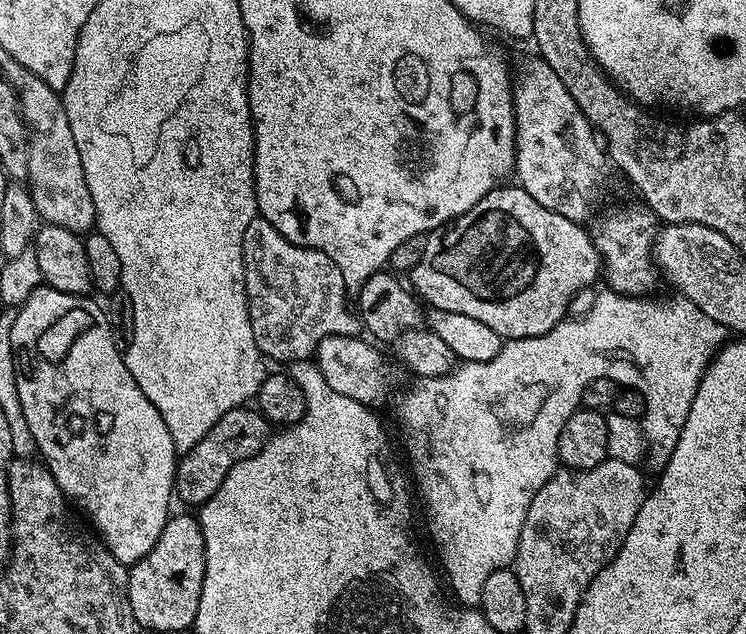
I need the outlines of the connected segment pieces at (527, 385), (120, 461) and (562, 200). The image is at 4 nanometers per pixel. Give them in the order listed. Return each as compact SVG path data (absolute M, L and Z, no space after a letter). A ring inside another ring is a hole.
M611 290L597 291L594 306L590 309L590 314L586 314L586 318L581 320L565 318L554 326L554 330L550 330L546 334L504 342L500 352L490 361L460 362L444 376L425 376L411 381L413 384L409 386L408 393L400 400L400 432L404 435L408 454L412 458L412 472L420 484L432 540L436 543L436 550L440 554L441 562L444 563L444 572L448 575L452 592L458 596L456 598L461 605L479 605L482 598L482 585L486 582L486 578L490 578L490 574L494 574L494 570L507 568L515 561L518 538L522 534L522 522L526 522L526 510L530 506L530 502L534 502L534 494L538 494L538 490L542 490L542 486L546 486L549 478L558 471L560 459L558 434L562 434L562 426L566 426L566 418L570 418L570 414L574 414L577 408L581 407L582 390L586 390L586 386L590 382L594 382L594 378L613 380L617 386L624 387L625 384L626 387L633 388L644 399L642 412L652 412L652 439L646 442L646 464L648 462L653 470L659 470L668 465L668 459L674 446L678 446L678 438L682 434L686 414L690 414L690 402L694 402L694 394L698 390L700 380L704 377L704 372L713 356L724 347L730 332L721 324L716 324L714 318L702 314L702 310L698 310L698 306L694 306L694 302L683 298L664 301L652 299L656 298L623 296Z
M41 286L34 290L34 294L30 294L30 298L26 298L24 304L17 307L10 342L13 344L13 360L16 363L18 397L26 416L26 423L34 436L39 459L50 470L54 482L58 482L65 497L88 515L89 522L93 524L91 527L98 533L102 543L108 547L110 554L114 554L114 558L118 558L118 562L122 562L125 566L137 564L143 556L150 554L150 550L154 550L154 542L158 542L158 534L162 534L162 526L166 526L168 521L170 515L168 507L171 506L172 500L174 504L178 453L174 446L174 438L170 438L170 430L166 430L166 422L162 422L162 414L153 406L150 398L142 394L142 386L138 386L138 382L134 382L134 374L130 374L121 345L116 342L112 333L107 311L101 305L99 308L88 296L75 296Z
M539 55L525 62L514 76L512 105L516 119L516 171L519 187L542 202L546 210L562 214L577 222L587 221L587 216L600 204L608 179L614 173L607 151L598 139L586 114L578 110L578 102L570 98L570 90L562 86L558 74L546 66Z

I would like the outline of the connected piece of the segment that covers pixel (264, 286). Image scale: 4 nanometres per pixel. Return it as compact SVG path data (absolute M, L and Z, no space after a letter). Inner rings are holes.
M256 215L250 222L250 226L246 226L246 234L242 238L242 258L244 259L244 273L246 274L246 294L248 295L248 313L250 314L250 326L254 330L254 342L258 346L258 350L269 361L281 360L281 365L291 366L295 360L307 360L317 355L320 344L326 338L331 336L355 336L361 331L359 315L355 311L348 309L350 297L346 290L346 282L344 281L346 272L343 267L339 268L336 260L326 258L324 252L319 252L313 248L303 248L294 242L290 242L282 234L278 234L278 230L274 230L274 226L270 226L270 222L266 222L266 218L262 215Z

